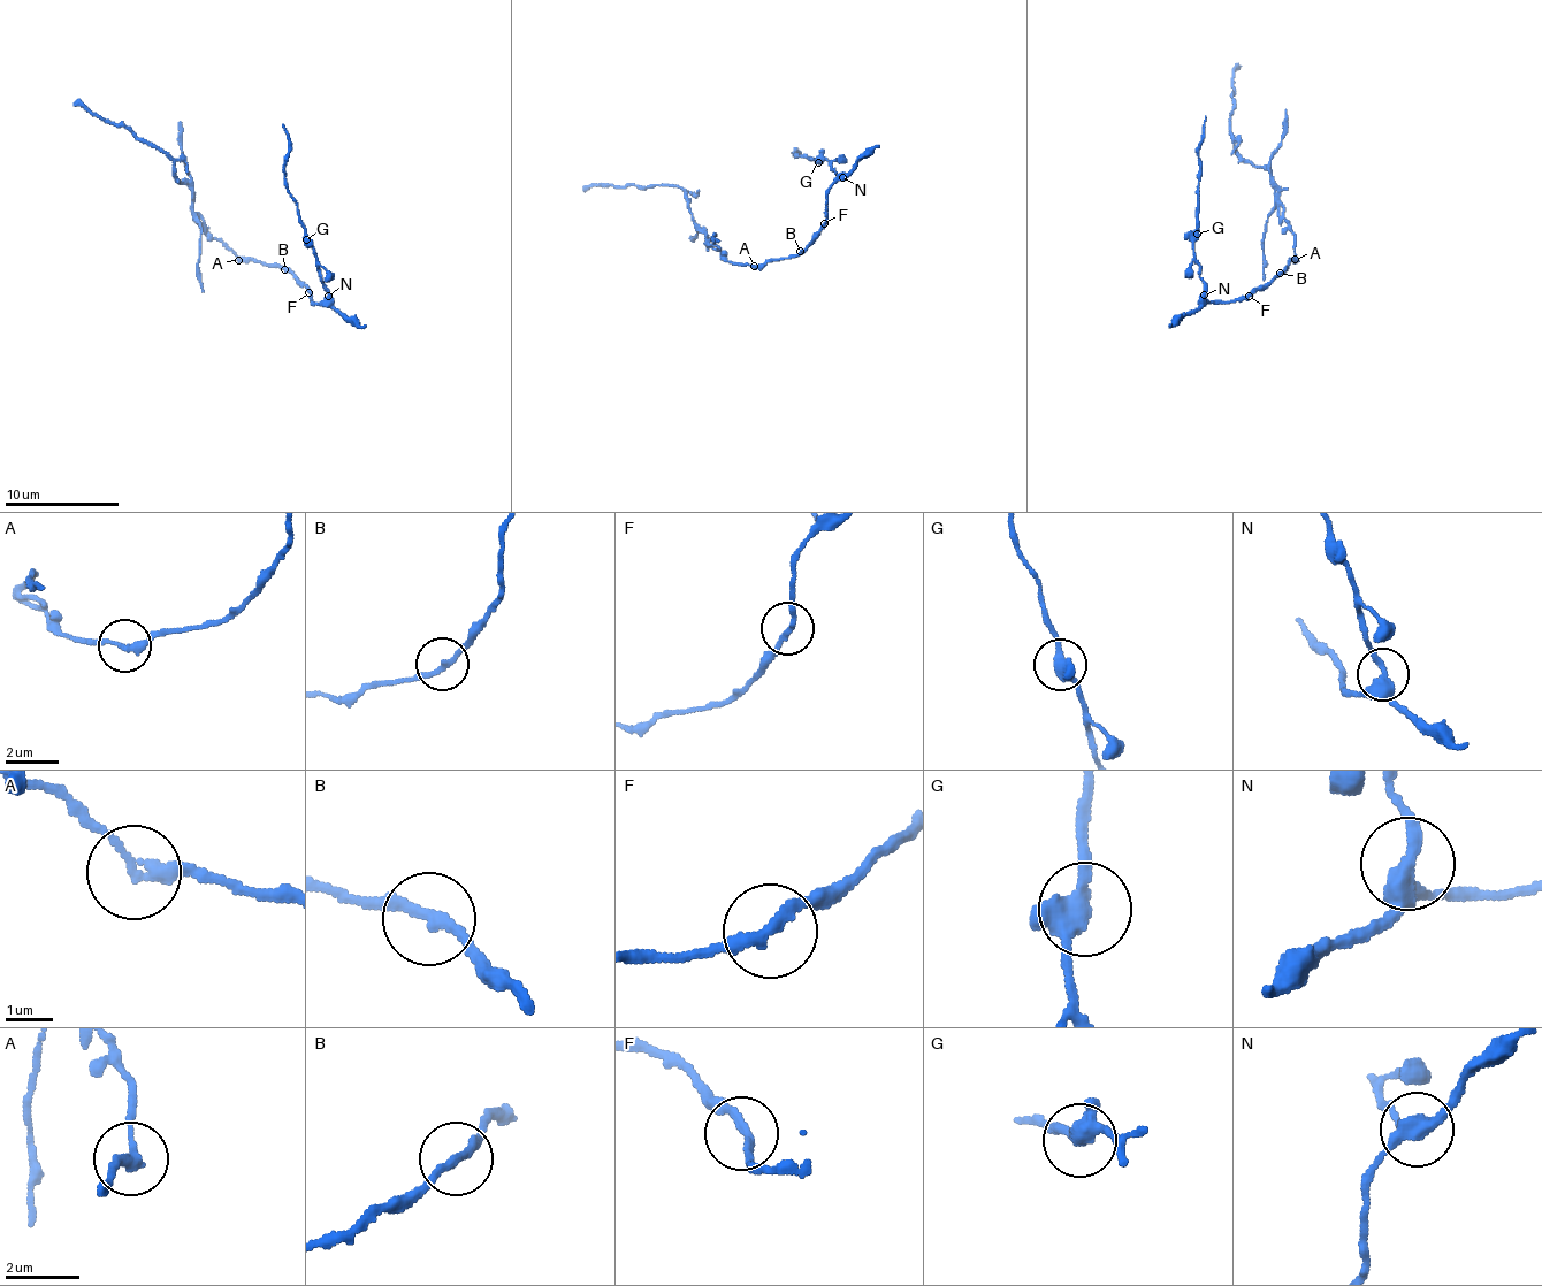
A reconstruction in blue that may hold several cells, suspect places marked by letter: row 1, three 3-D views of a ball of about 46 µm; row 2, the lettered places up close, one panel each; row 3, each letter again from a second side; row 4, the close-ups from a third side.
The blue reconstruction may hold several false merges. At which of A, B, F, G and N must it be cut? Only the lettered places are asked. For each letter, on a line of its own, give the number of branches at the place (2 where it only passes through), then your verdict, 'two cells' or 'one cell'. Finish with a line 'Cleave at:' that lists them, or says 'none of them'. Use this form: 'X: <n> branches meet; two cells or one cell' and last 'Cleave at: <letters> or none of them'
A: 2 branches meet; two cells
B: 2 branches meet; one cell
F: 2 branches meet; one cell
G: 3 branches meet; one cell
N: 3 branches meet; one cell
Cleave at: A

